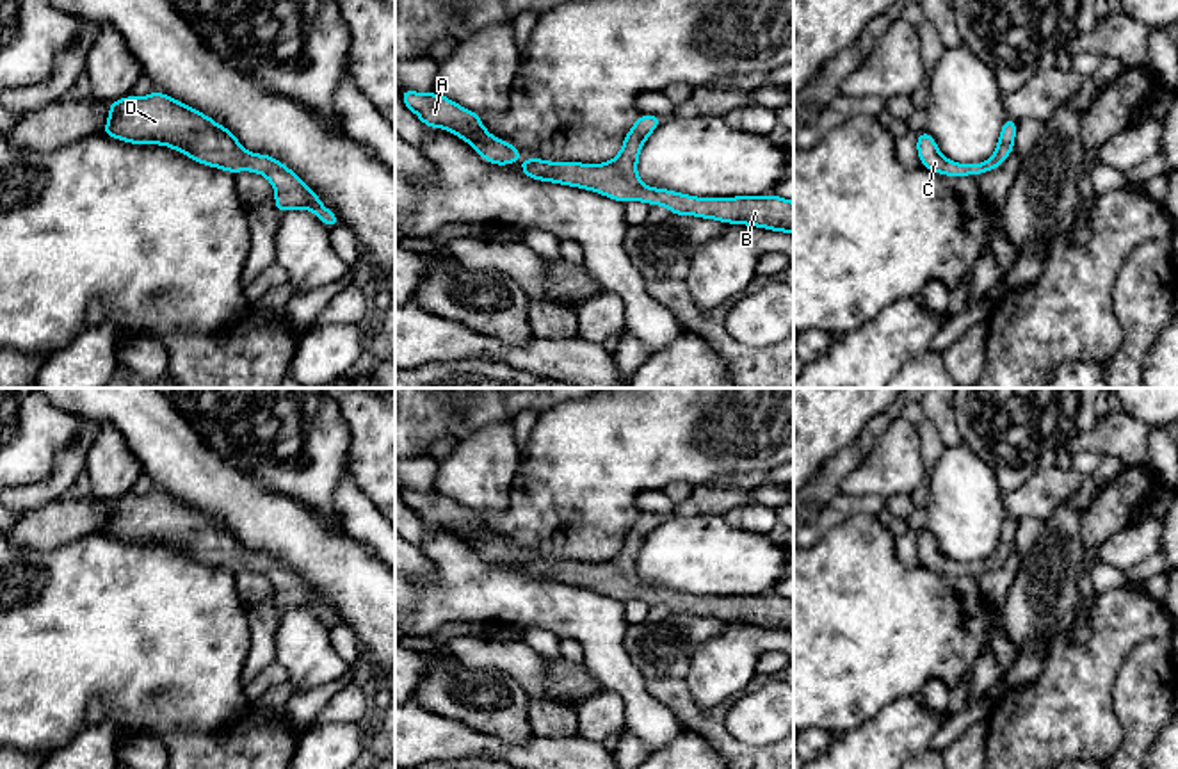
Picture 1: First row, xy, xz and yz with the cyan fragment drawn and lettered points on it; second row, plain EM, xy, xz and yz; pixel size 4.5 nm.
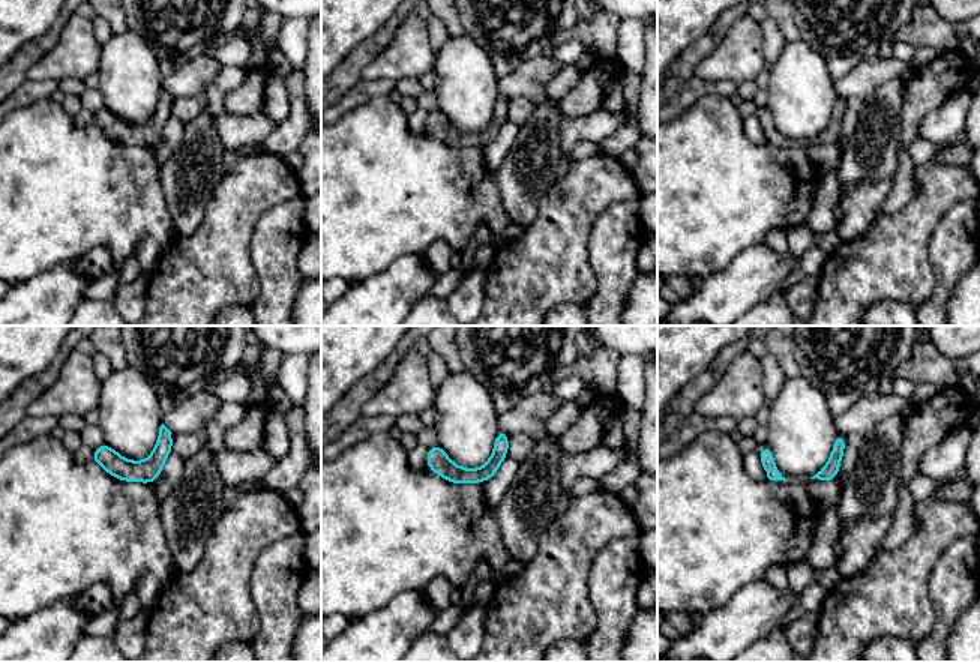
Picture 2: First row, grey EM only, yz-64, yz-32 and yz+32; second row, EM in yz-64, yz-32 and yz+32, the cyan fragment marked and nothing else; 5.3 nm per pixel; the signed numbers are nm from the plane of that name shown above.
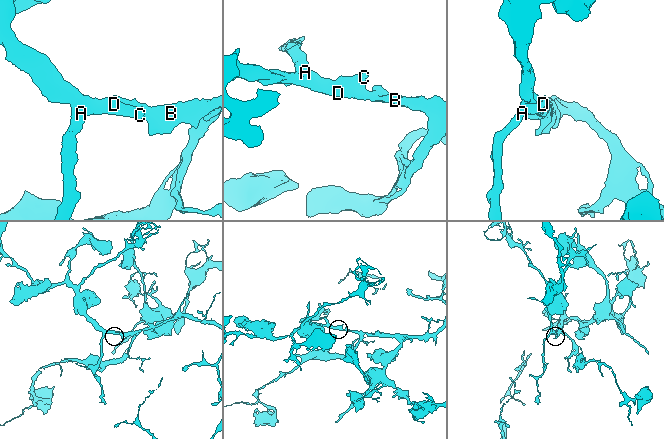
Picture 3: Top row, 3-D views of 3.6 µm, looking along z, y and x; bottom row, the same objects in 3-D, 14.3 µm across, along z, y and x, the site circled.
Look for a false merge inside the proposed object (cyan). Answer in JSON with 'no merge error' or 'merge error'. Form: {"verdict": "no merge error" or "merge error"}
{"verdict": "no merge error"}

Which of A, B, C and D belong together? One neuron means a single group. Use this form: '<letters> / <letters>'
A B C D

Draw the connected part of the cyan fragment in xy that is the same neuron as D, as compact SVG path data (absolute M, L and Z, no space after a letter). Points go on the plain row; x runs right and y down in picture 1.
M155 488L144 497L128 493L109 500L109 522L100 534L139 545L162 543L198 563L231 573L238 570L263 573L274 584L274 603L279 614L292 607L304 607L329 628L342 623L342 618L322 603L315 589L294 568L272 554L247 552L230 527Z

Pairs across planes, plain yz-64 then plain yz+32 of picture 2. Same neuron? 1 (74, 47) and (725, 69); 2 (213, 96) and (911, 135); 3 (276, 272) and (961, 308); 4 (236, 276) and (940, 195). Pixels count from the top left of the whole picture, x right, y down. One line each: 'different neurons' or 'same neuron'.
1: same neuron
2: different neurons
3: different neurons
4: same neuron

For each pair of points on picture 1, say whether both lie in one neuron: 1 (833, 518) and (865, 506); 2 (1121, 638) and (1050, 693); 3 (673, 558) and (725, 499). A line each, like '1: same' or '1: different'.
1: same
2: same
3: different

